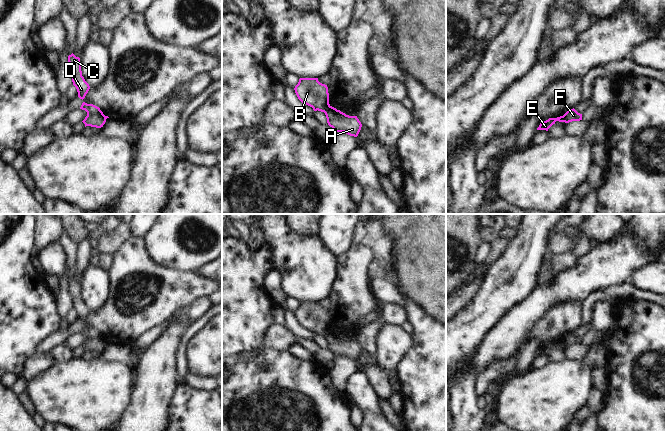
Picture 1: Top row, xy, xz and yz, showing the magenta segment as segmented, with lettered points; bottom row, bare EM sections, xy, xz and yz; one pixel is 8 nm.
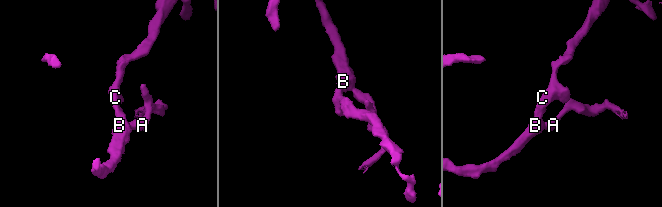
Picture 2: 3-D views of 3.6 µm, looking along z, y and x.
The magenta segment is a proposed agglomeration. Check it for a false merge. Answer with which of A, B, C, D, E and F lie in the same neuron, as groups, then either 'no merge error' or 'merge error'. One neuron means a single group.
A F / B C D E; merge error

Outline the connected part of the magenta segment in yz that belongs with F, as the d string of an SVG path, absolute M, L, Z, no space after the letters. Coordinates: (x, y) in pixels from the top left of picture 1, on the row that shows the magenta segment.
M574 108L569 109L562 117L565 123L582 120L582 114L578 113Z

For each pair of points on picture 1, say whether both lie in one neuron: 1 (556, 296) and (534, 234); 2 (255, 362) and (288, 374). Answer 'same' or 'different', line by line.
1: different
2: same

